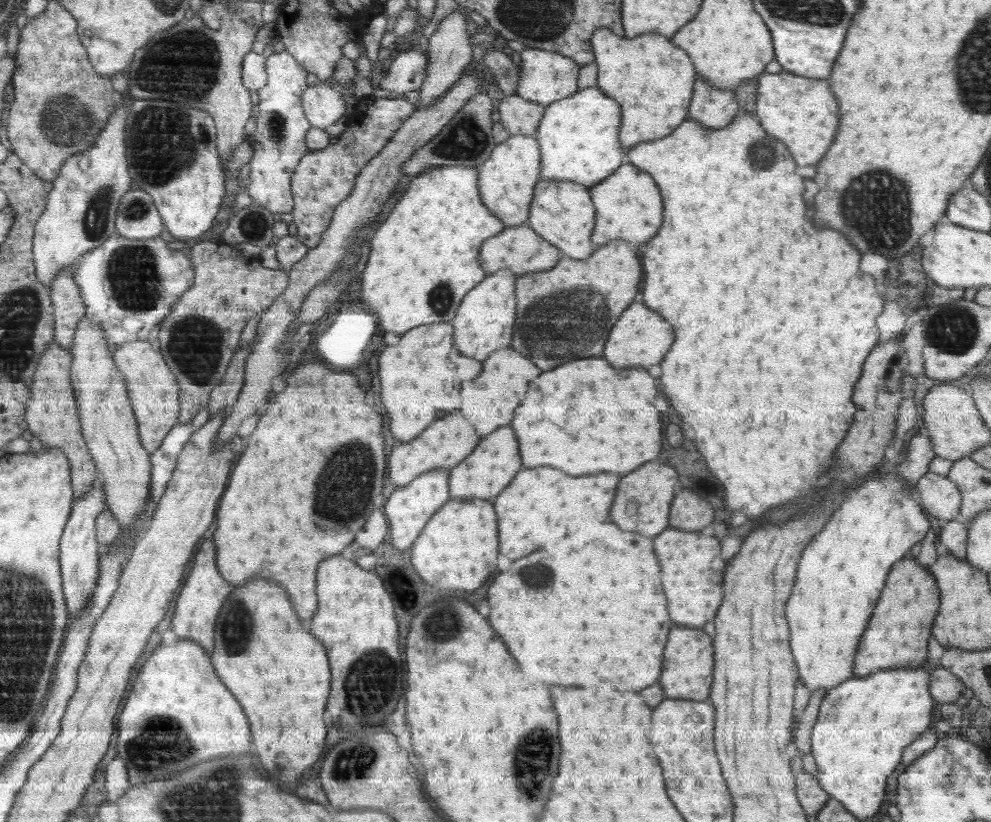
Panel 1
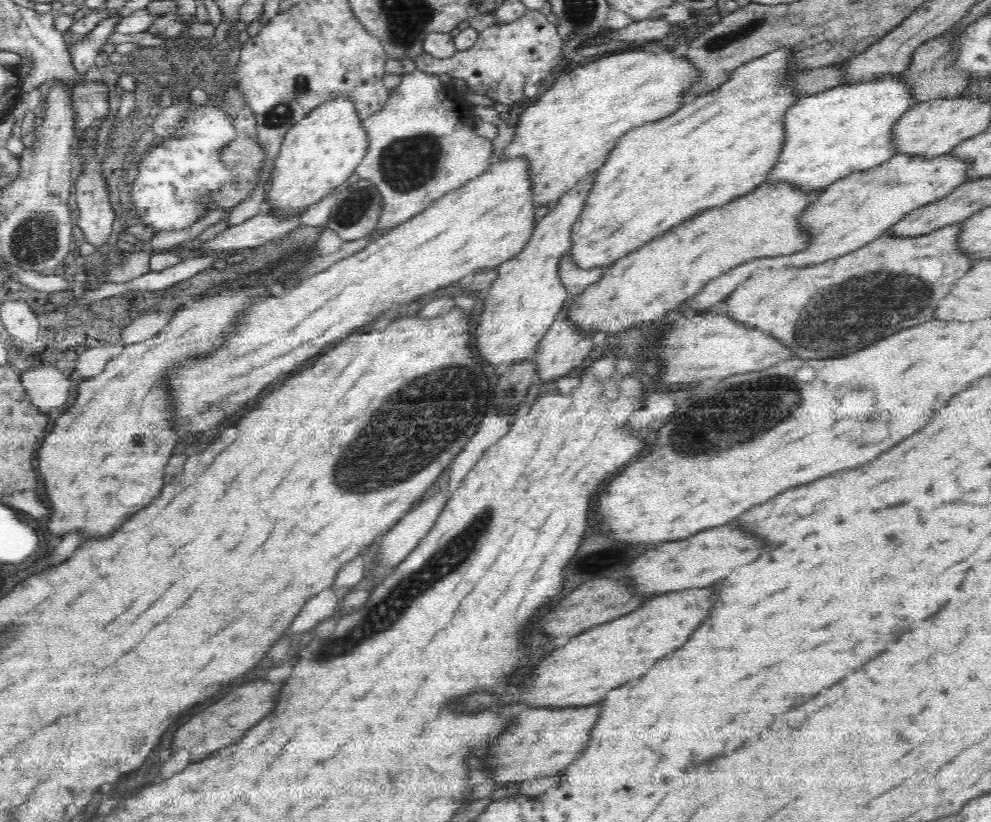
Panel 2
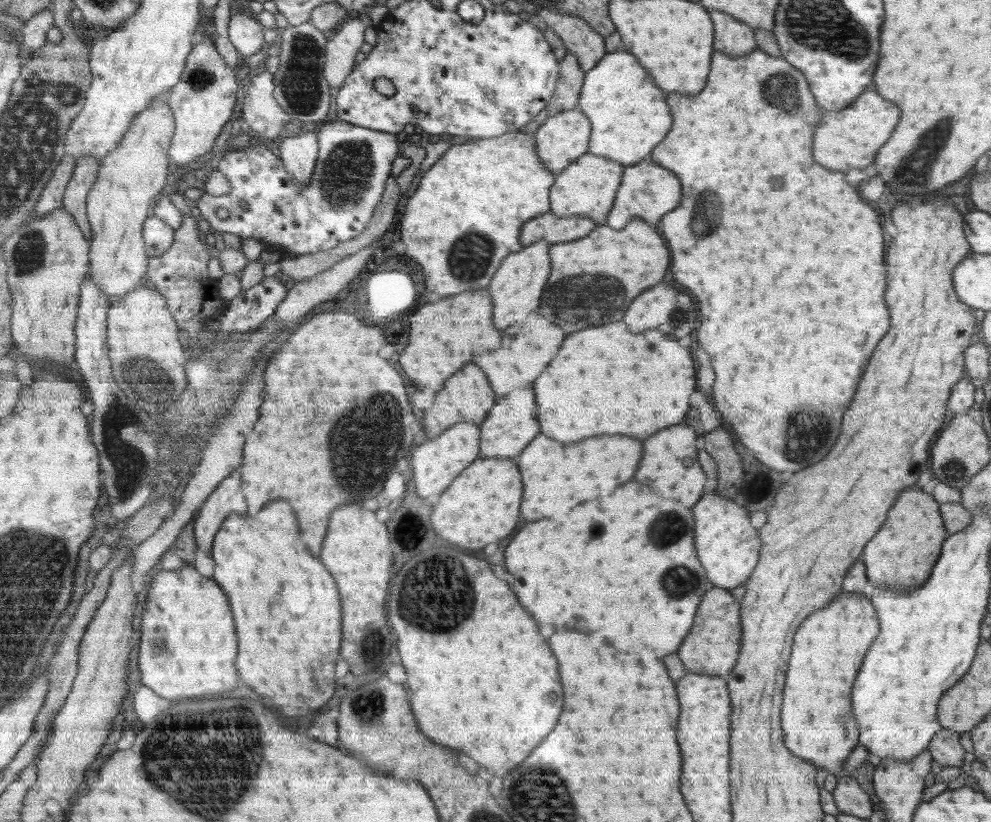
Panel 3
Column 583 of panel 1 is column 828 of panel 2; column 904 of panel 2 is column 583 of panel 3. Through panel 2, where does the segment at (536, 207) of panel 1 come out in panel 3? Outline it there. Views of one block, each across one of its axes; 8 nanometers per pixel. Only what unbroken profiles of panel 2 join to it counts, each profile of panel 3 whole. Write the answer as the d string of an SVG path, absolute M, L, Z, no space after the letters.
M589 152L578 157L572 165L556 175L556 181L549 196L551 201L550 214L554 214L556 218L582 216L582 218L596 221L599 225L604 225L605 219L609 217L609 212L617 199L617 192L620 189L623 176L623 164L614 159Z

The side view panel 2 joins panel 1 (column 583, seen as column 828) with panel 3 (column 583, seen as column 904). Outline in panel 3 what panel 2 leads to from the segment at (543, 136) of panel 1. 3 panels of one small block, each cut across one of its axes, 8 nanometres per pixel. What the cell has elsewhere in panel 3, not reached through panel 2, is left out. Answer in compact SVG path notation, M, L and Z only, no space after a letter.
M622 48L605 53L593 69L585 72L577 106L593 126L589 153L614 159L624 167L648 157L668 134L672 124L672 116L664 96L666 92L652 82L652 76L632 52Z

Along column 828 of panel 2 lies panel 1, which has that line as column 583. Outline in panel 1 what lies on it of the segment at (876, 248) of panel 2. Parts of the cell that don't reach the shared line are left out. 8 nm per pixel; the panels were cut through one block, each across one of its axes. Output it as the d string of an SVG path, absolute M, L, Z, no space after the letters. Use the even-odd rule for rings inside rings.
M618 240L596 250L594 258L578 260L564 256L550 270L517 278L518 330L514 330L512 348L522 350L522 354L526 352L526 358L534 358L542 370L552 370L578 358L600 356L612 326L638 294L642 280L642 266L636 256L638 248ZM556 314L560 314L560 320Z

